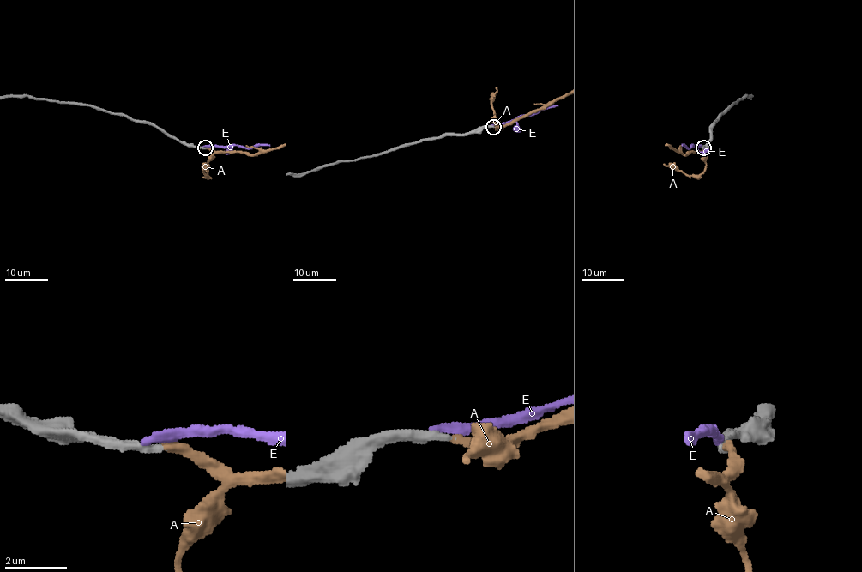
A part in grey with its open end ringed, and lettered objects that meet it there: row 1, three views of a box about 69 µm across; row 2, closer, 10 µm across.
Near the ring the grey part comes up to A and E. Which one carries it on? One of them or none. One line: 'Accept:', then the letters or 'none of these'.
Accept: A

